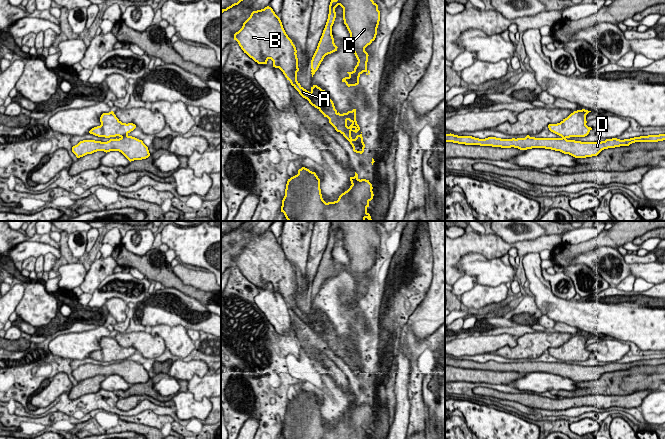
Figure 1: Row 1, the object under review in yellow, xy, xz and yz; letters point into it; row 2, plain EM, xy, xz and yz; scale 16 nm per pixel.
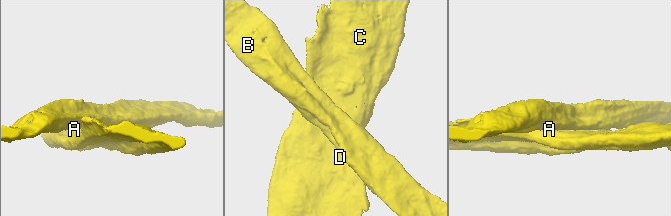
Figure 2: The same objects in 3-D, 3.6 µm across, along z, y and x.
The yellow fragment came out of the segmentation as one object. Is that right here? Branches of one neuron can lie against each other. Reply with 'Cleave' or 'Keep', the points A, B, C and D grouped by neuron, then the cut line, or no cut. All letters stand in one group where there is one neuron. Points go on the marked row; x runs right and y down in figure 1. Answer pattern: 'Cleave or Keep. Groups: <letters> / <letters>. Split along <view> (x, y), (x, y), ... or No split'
Cleave. Groups: A B / C D. Split along xy (127, 134), (121, 137)

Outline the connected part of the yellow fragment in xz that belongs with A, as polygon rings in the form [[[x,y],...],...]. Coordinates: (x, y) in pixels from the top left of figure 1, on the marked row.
[[[271,7],[253,11],[242,28],[234,34],[234,40],[258,64],[267,64],[271,59],[273,67],[279,68],[299,94],[329,119],[335,130],[350,142],[353,151],[360,154],[364,152],[365,144],[360,144],[359,135],[355,139],[351,137],[352,128],[347,126],[348,115],[340,114],[335,109],[327,92],[317,85],[313,85],[309,92],[297,81],[299,68],[296,47]]]

